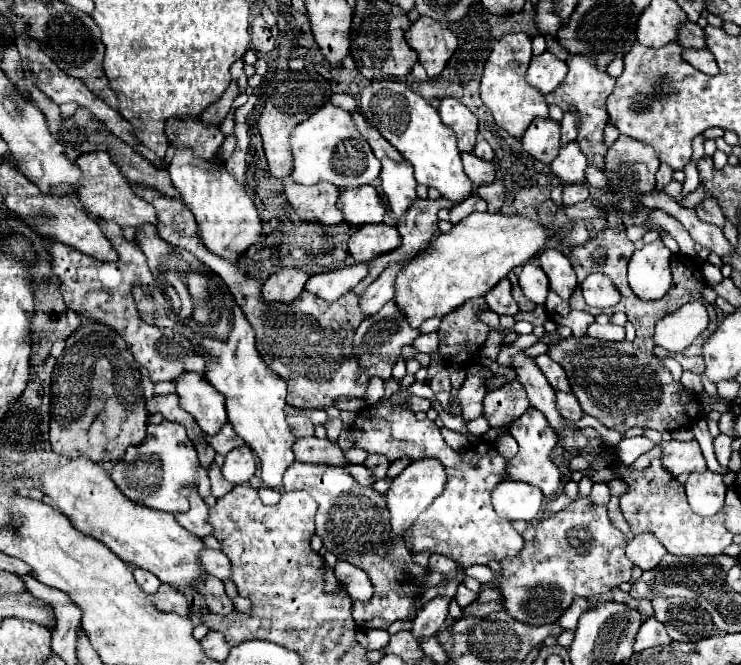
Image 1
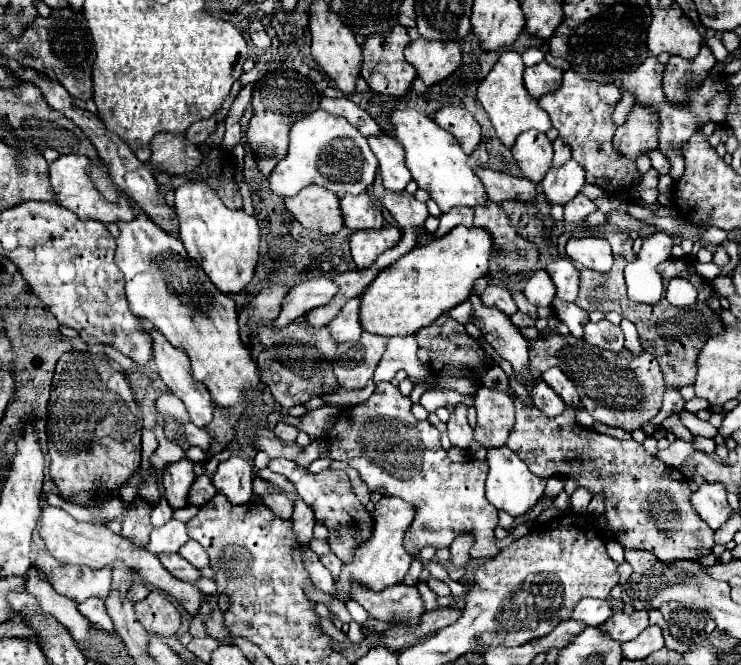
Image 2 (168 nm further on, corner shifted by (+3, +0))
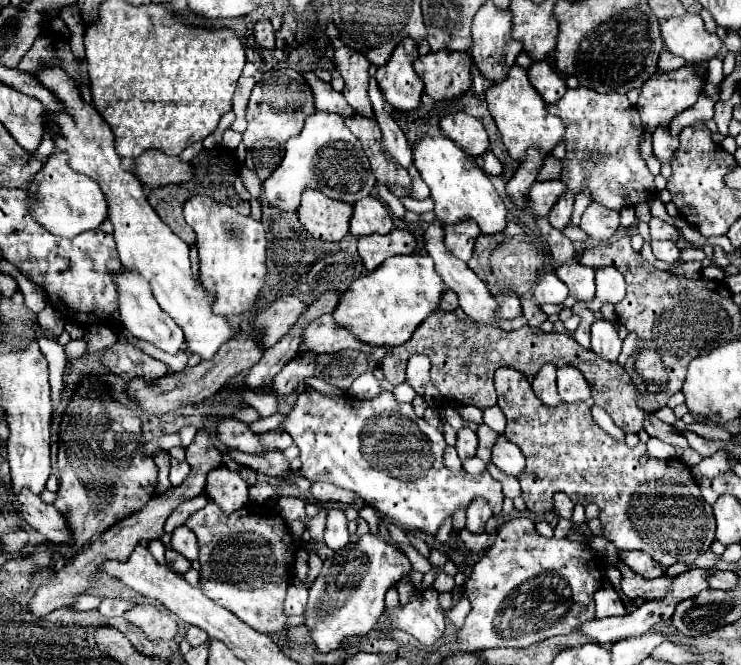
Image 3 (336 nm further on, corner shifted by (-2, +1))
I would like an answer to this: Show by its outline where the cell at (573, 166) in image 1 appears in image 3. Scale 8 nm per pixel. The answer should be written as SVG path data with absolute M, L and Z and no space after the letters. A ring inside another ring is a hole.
M569 191L567 195L563 195L559 201L557 201L557 205L551 209L551 213L547 215L547 219L549 219L549 223L555 227L555 229L559 229L559 231L563 231L567 225L569 225L569 217L571 217L571 211L573 211L573 191Z

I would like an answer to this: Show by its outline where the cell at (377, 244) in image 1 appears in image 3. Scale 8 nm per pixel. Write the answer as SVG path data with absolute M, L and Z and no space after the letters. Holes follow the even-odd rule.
M393 229L387 235L367 235L359 239L359 255L367 271L379 267L387 257L411 255L417 247L417 239L407 229Z

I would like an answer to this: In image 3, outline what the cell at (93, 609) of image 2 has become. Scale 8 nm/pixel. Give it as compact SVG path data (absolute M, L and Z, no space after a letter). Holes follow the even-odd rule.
M107 597L107 599L103 599L99 611L101 611L105 617L119 617L119 615L123 615L125 611L129 611L131 607L133 607L131 601L125 601L125 599L111 599L111 597Z

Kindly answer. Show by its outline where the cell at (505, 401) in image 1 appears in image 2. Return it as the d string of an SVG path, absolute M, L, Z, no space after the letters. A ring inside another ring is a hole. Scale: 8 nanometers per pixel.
M480 386L474 396L474 408L478 414L474 438L484 448L504 446L514 424L516 396Z

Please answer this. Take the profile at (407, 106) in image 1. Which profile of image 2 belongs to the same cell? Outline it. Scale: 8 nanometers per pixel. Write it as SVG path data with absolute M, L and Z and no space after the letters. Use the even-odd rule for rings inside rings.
M398 104L390 114L390 128L392 132L388 136L404 148L406 168L412 172L412 178L422 190L430 192L442 212L448 212L452 206L478 206L488 200L482 182L468 166L468 156L462 152L456 138L440 128L432 118L408 104Z

